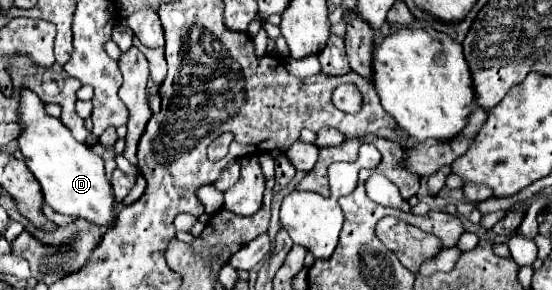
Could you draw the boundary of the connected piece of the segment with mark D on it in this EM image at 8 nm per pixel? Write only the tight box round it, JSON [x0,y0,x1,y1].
[16,89,116,225]

